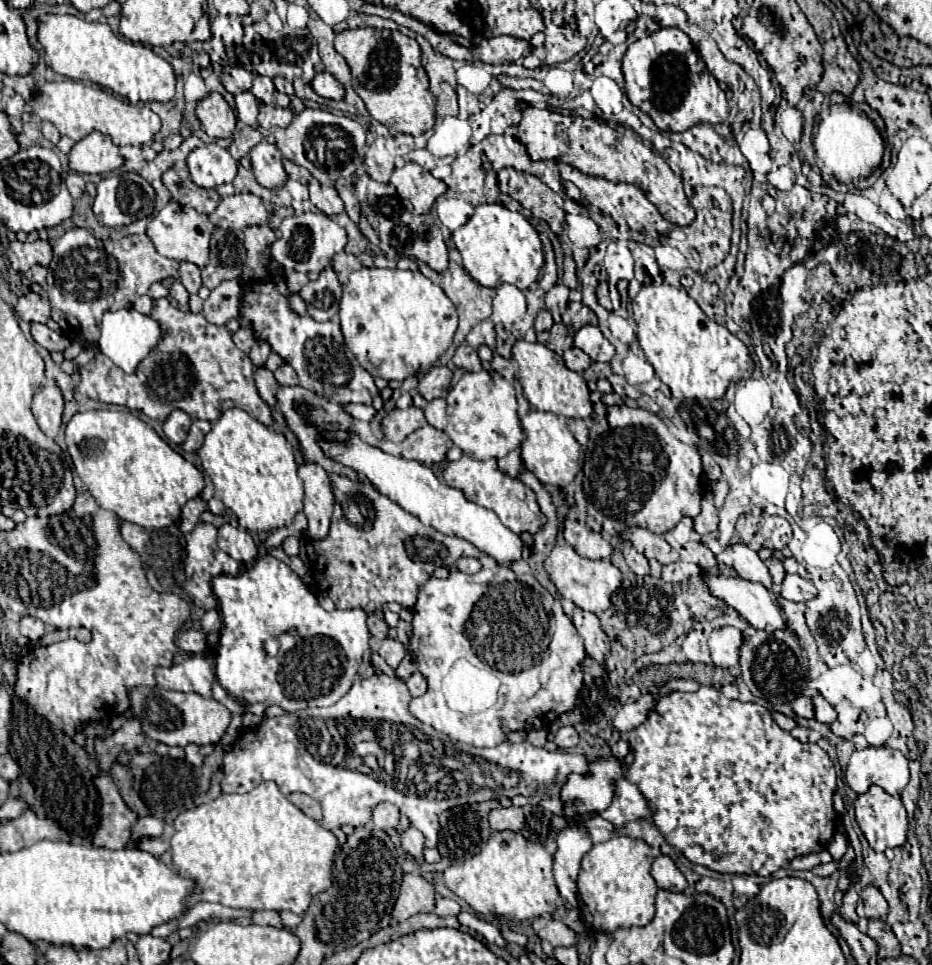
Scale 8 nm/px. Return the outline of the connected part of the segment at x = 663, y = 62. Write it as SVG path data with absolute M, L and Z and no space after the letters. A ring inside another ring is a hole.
M659 28L643 40L633 42L623 58L625 94L633 106L647 112L657 128L665 132L683 132L695 124L721 124L729 116L729 106L725 92L719 88L717 80L707 72L697 48L691 44L689 36L679 28Z

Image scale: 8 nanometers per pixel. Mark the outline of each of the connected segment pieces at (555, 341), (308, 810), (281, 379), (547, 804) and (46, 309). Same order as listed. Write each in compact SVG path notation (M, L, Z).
M563 322L553 324L553 328L547 330L547 332L543 332L543 334L537 334L537 340L560 356L566 350L573 347L573 338L567 332L567 328L565 328Z
M291 794L289 796L289 800L301 810L301 812L305 812L307 816L311 816L313 820L317 820L317 822L321 822L321 804L315 800L315 798L311 798L311 796L307 796L307 794Z
M289 364L279 366L273 374L275 374L275 380L277 380L281 386L297 386L297 384L299 384L299 378L297 378L295 370L293 370Z
M545 798L541 800L541 806L545 810L549 810L551 814L557 814L557 816L565 816L565 810L563 810L563 802L559 798Z
M29 292L27 296L21 296L17 306L15 306L15 312L25 320L25 322L41 322L41 324L47 324L47 320L51 318L51 306L45 304L41 300L39 294L35 292Z

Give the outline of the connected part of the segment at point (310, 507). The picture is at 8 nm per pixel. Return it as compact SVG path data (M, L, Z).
M319 464L299 466L299 478L305 484L303 512L309 520L309 536L313 540L323 540L329 534L331 512L333 512L333 492L329 486L329 476Z

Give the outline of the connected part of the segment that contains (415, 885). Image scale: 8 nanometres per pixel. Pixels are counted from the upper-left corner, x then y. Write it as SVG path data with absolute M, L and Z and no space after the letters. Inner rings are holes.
M405 874L399 898L393 908L393 918L397 922L403 922L419 912L433 912L433 906L435 906L433 886L419 874Z

